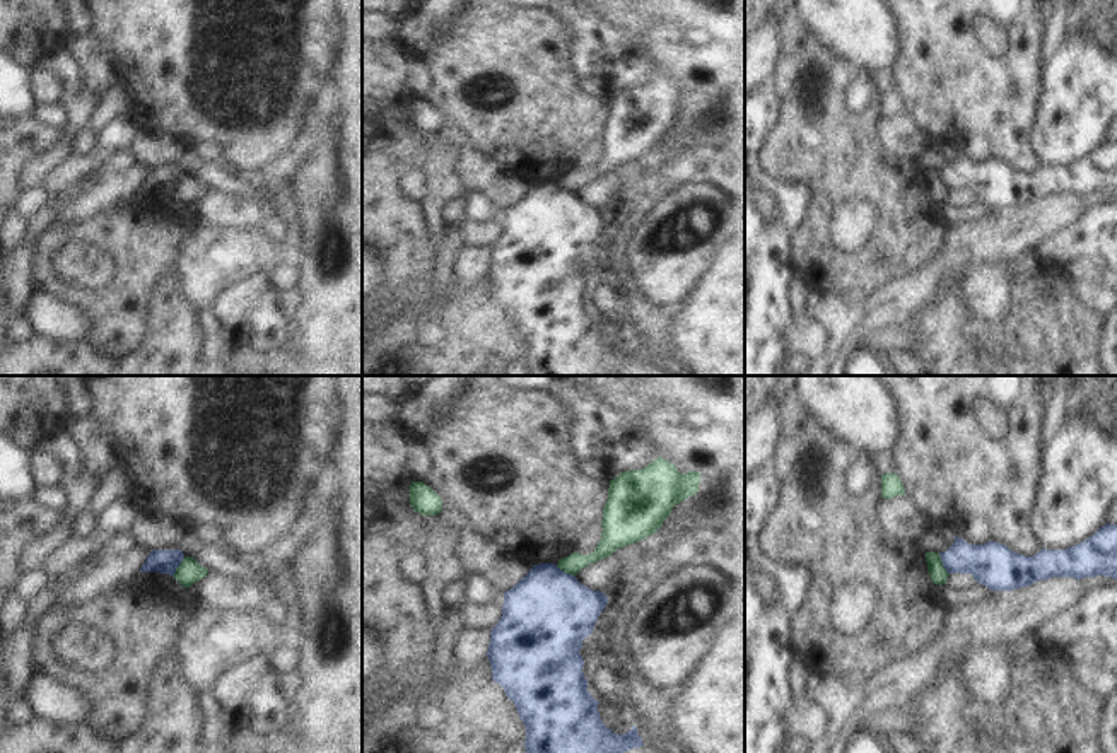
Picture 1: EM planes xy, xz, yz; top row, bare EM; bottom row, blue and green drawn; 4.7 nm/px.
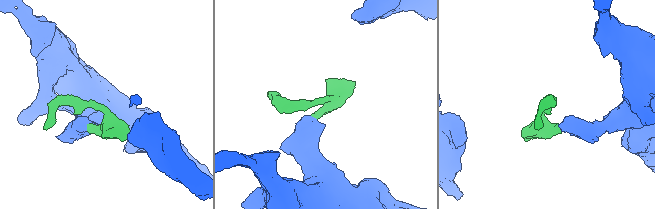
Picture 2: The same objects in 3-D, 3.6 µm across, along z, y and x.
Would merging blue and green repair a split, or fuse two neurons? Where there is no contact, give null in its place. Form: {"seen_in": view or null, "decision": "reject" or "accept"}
{"seen_in": "yz", "decision": "reject"}

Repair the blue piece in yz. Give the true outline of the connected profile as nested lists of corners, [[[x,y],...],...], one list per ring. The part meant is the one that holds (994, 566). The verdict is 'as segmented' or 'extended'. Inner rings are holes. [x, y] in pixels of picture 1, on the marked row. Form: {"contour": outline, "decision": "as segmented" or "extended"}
{"contour": [[[1107,522],[1074,546],[1042,548],[1033,557],[1015,553],[992,540],[984,545],[970,545],[955,536],[955,543],[939,557],[948,574],[972,574],[991,591],[1013,591],[1052,577],[1079,581],[1105,575],[1117,581],[1117,526]]], "decision": "as segmented"}

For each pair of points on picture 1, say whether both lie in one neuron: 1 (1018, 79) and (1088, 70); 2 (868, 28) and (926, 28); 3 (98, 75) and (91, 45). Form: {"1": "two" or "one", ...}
{"1": "two", "2": "two", "3": "one"}

